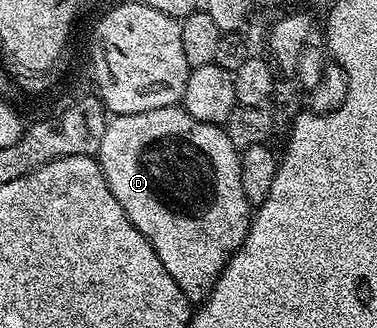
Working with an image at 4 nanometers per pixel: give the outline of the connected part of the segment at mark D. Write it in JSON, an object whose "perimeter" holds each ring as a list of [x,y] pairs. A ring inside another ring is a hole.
{"perimeter":[[[175,105],[116,115],[109,120],[106,135],[102,135],[98,160],[110,191],[114,191],[114,199],[122,203],[130,223],[146,235],[158,259],[162,259],[162,267],[170,271],[170,279],[182,287],[189,301],[203,302],[232,252],[244,242],[250,224],[250,206],[242,191],[240,153],[225,130],[219,125],[202,123]]]}

